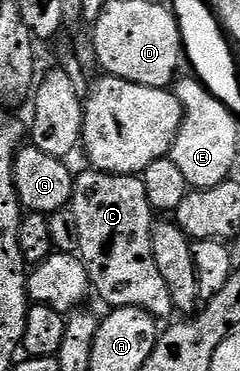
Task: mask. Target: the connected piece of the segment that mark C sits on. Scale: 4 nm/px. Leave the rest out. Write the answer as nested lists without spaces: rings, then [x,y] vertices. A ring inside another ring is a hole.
[[[86,168],[86,171],[84,171],[82,175],[79,173],[77,177],[75,177],[74,194],[70,197],[69,209],[73,210],[74,215],[76,216],[76,229],[80,232],[77,253],[80,255],[82,263],[86,265],[86,271],[90,277],[90,285],[93,293],[95,295],[98,293],[99,296],[107,302],[107,307],[110,308],[117,308],[119,306],[135,306],[141,310],[147,310],[149,314],[153,314],[155,319],[158,320],[163,320],[162,318],[168,317],[169,314],[173,315],[175,313],[175,309],[172,298],[169,295],[168,286],[165,284],[163,277],[160,276],[159,269],[156,268],[156,262],[152,256],[152,236],[156,218],[151,211],[150,201],[146,195],[146,189],[144,188],[141,177],[133,174],[105,174],[102,170]]]

